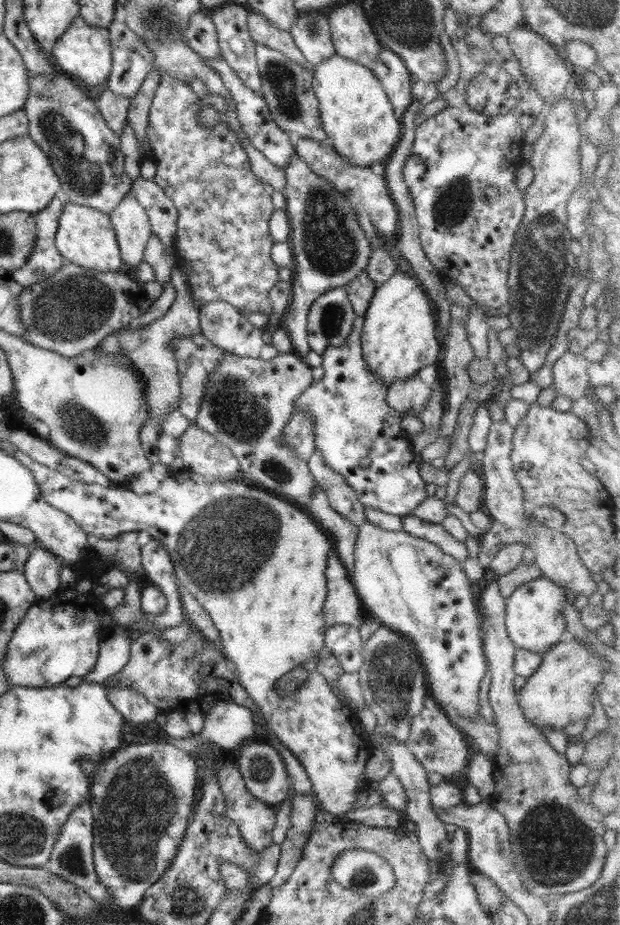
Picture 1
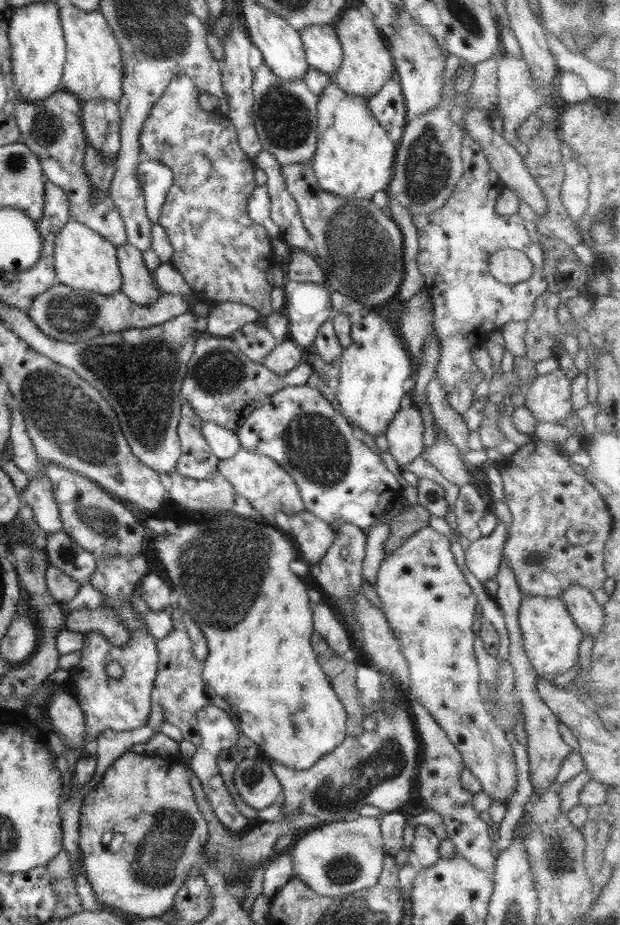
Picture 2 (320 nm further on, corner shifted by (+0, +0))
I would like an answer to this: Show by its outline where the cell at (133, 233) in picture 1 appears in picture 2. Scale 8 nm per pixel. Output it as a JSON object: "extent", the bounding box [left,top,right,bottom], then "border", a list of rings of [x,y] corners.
{"extent":[115,242,163,304],"border":[[[128,242],[115,249],[122,279],[121,291],[134,304],[154,304],[163,291],[155,285],[152,272],[146,268],[143,252]]]}

